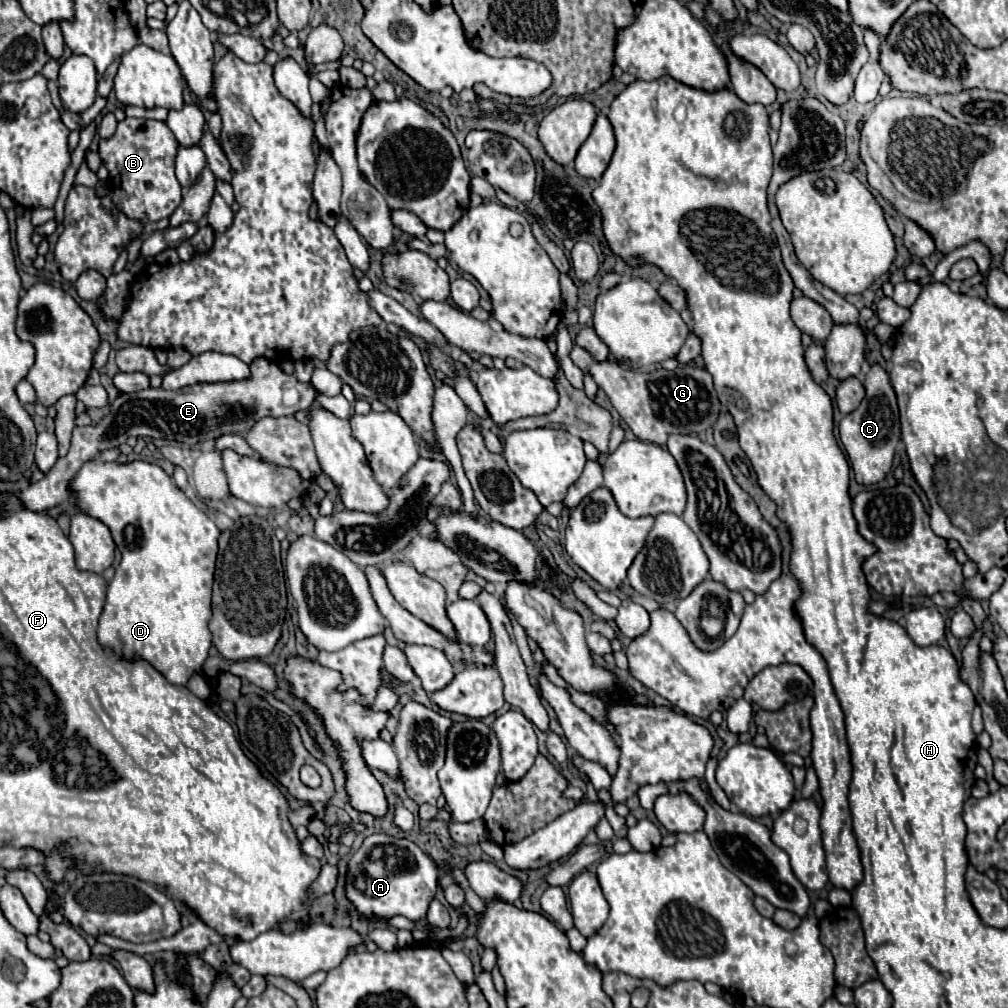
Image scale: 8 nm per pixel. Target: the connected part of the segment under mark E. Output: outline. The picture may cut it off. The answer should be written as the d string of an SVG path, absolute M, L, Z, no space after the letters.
M256 358L250 364L252 378L236 384L196 384L186 386L176 392L164 388L148 388L134 394L118 394L110 404L110 414L98 424L76 426L72 432L72 446L68 456L58 458L54 468L40 480L18 492L22 508L30 512L46 512L62 502L70 500L70 478L78 474L84 462L94 460L104 450L118 448L126 444L130 436L134 438L164 438L182 444L198 444L202 440L216 440L222 434L246 434L250 426L264 416L292 416L298 410L308 410L314 404L316 390L312 384L300 382L298 378L282 372L276 362L268 358Z

